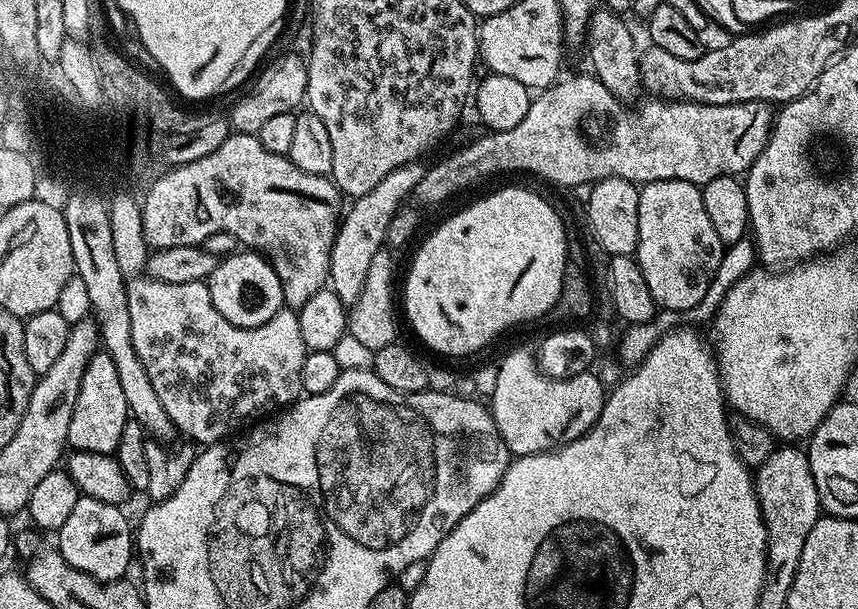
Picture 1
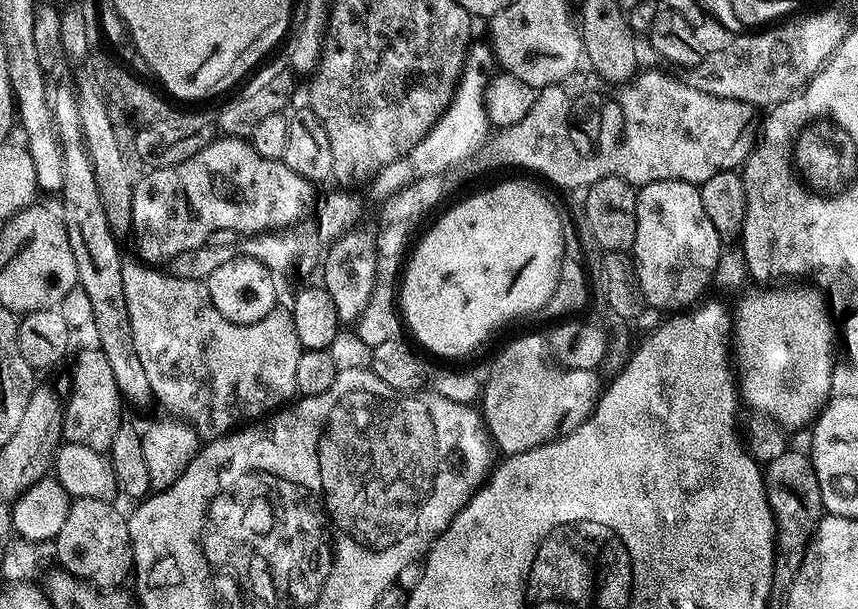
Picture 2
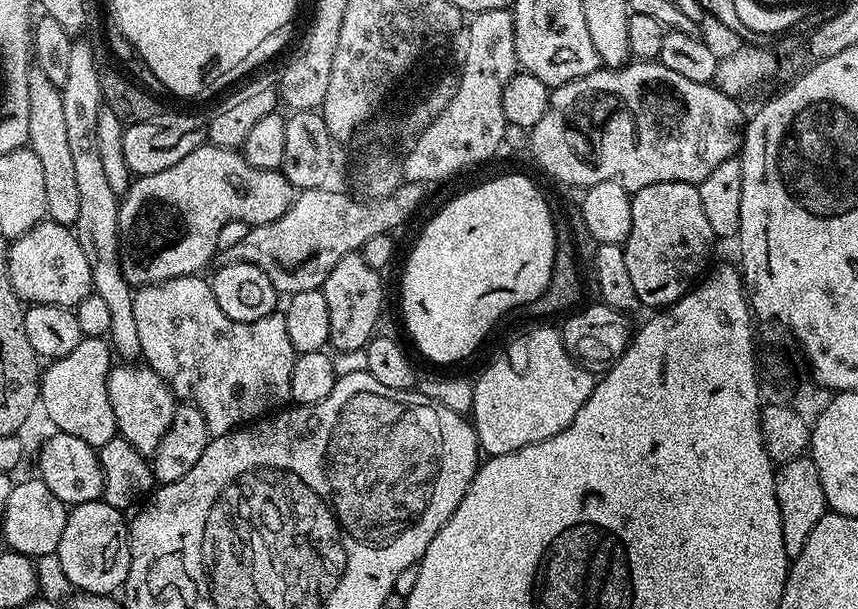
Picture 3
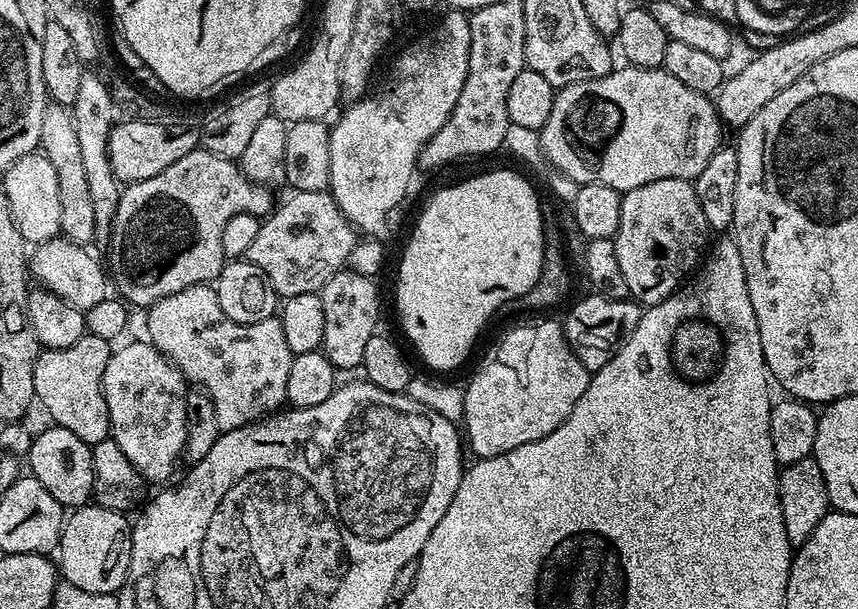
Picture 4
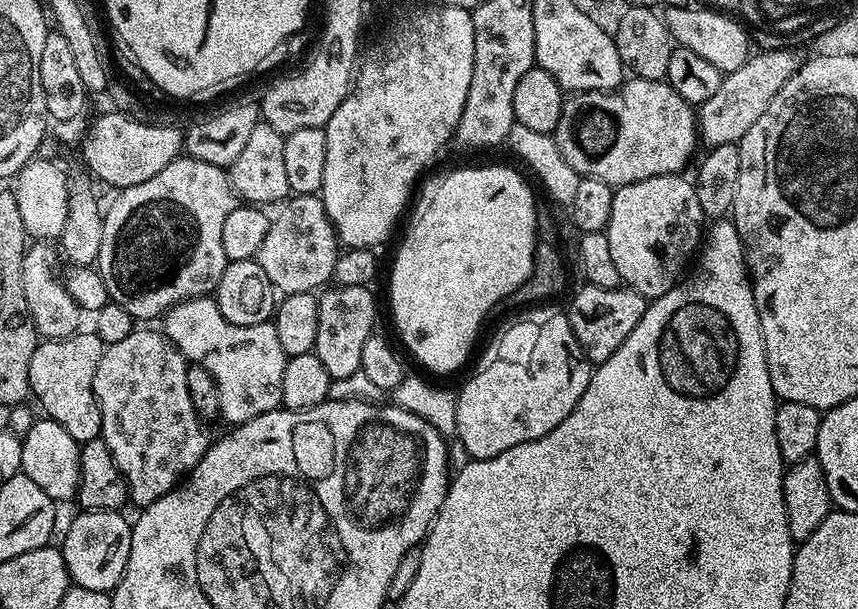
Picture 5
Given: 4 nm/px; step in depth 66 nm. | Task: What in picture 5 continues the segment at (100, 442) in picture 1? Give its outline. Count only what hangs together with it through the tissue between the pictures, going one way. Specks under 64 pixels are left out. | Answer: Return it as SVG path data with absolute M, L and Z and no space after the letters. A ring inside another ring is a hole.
M81 330L74 333L73 336L67 336L64 340L44 340L37 343L34 354L30 358L28 386L31 395L34 400L36 396L37 402L44 407L43 415L49 420L58 422L58 426L62 426L62 430L66 430L66 434L70 434L70 438L74 438L79 445L100 436L102 418L94 394L94 374L98 370L98 362L102 362L105 347L102 338L98 338L95 331Z

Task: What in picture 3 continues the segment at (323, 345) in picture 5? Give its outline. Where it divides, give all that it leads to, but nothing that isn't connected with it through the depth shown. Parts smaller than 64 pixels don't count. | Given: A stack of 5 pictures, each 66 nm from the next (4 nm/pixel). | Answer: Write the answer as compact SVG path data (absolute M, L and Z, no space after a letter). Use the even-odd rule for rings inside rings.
M351 252L342 257L338 266L330 270L324 279L323 293L326 307L330 309L330 334L328 343L340 352L356 352L368 347L368 341L377 331L376 323L380 320L380 311L384 308L384 284L381 273L366 266L360 252Z

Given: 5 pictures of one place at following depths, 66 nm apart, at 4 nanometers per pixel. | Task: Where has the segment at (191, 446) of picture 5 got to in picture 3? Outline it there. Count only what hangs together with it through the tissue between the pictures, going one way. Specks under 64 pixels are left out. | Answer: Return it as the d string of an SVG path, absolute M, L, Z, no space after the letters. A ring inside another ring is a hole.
M124 362L113 367L109 372L108 393L119 436L126 438L126 442L130 442L134 450L138 450L146 457L151 457L162 442L174 418L174 410L178 403L168 383L150 367L141 366L136 362Z

